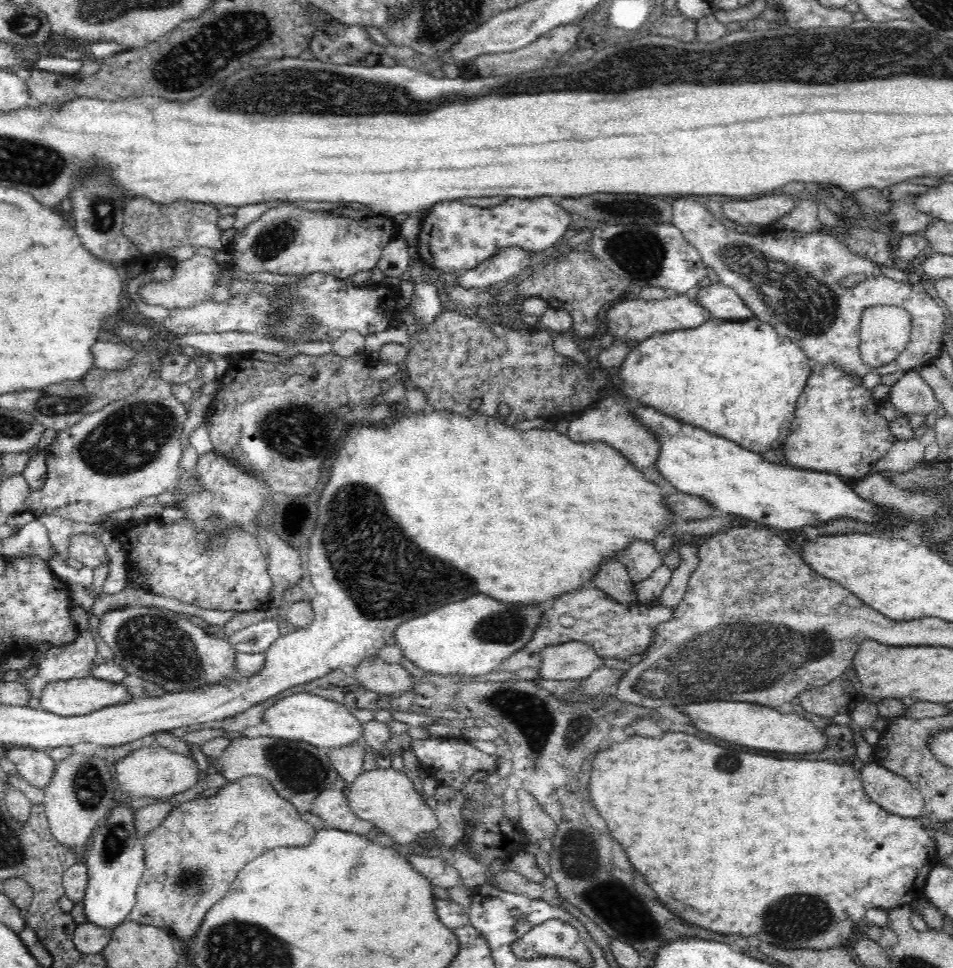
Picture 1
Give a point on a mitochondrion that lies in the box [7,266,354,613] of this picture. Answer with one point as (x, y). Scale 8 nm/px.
(133, 437)

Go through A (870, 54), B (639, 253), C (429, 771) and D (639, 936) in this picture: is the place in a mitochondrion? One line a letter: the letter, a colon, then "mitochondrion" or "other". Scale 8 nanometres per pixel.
A: mitochondrion
B: mitochondrion
C: other
D: mitochondrion

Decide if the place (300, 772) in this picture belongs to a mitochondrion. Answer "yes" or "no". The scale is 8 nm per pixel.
yes

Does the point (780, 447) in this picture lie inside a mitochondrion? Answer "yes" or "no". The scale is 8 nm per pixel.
no

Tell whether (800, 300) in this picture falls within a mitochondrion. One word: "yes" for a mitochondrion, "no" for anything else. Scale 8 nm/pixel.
yes

